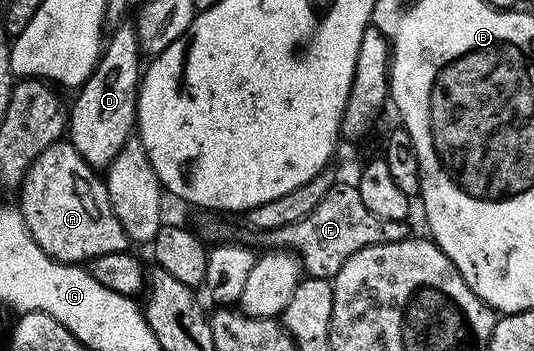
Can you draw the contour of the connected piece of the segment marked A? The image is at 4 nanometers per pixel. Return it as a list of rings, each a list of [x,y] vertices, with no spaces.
[[[60,140],[45,148],[45,152],[41,152],[37,160],[33,160],[18,187],[17,209],[23,215],[33,240],[37,240],[39,247],[57,262],[86,264],[97,256],[121,254],[128,249],[129,239],[125,228],[121,228],[121,220],[117,220],[109,204],[106,181],[95,174],[98,174],[96,167],[90,166],[77,152],[77,148],[71,146],[70,141]]]

